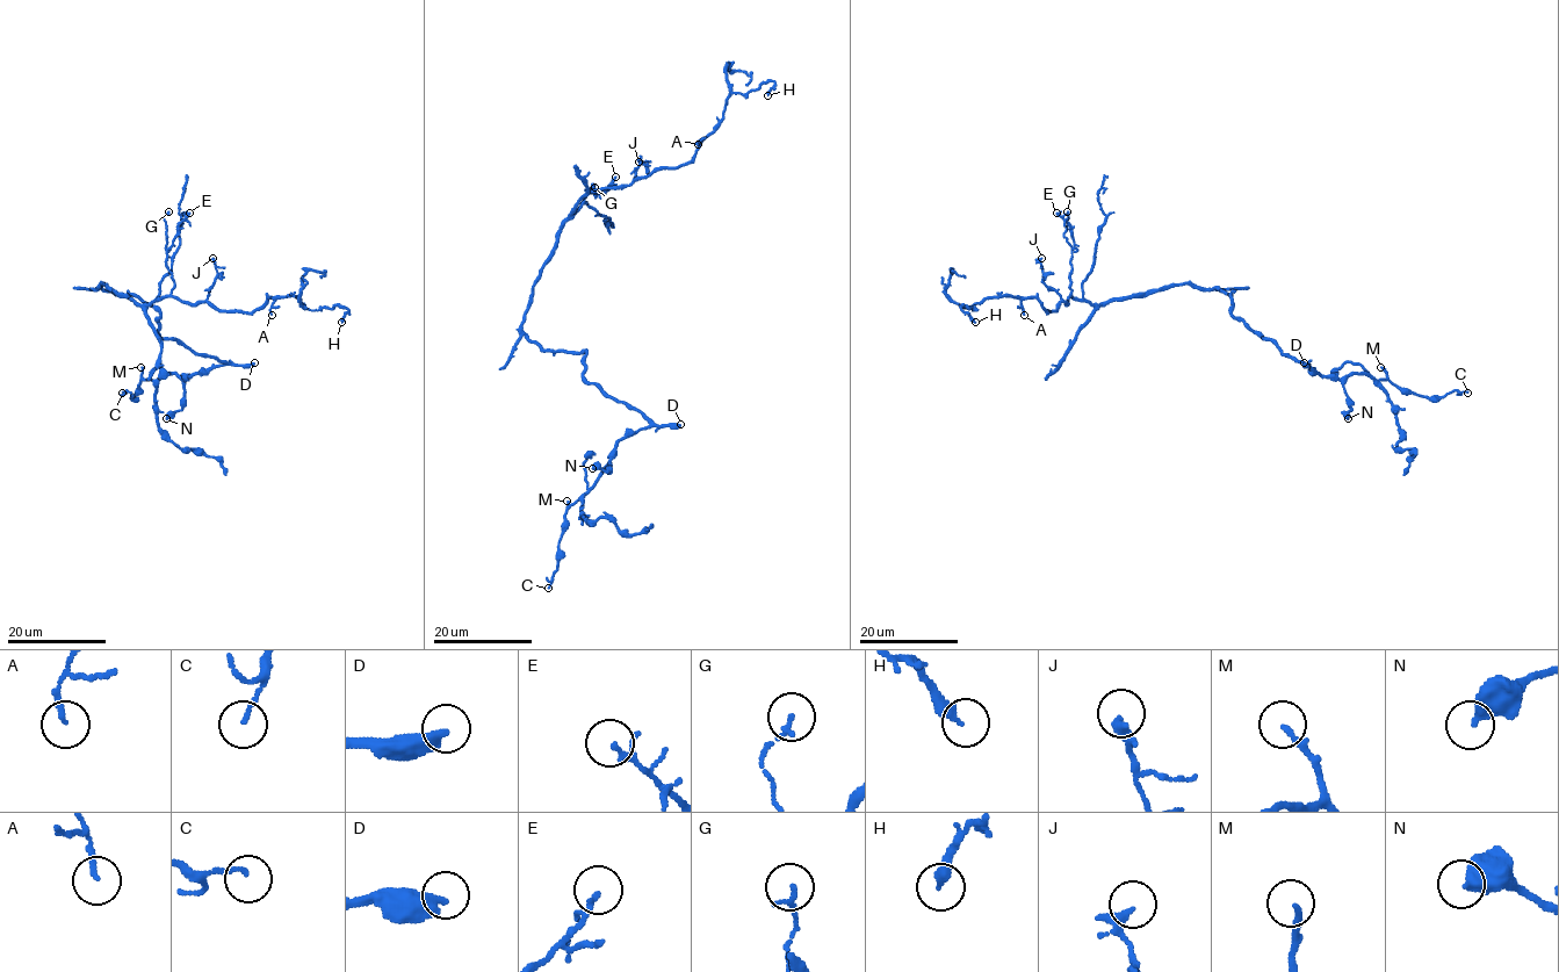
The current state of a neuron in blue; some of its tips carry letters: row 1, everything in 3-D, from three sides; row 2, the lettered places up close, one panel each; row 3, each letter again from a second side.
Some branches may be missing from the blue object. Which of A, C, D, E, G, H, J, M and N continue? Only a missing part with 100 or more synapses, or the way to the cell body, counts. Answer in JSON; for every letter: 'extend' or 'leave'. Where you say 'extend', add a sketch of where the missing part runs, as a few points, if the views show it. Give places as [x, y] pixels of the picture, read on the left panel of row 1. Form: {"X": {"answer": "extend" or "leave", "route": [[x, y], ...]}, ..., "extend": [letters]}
{"A": {"answer": "leave"}, "C": {"answer": "leave"}, "D": {"answer": "extend"}, "E": {"answer": "leave"}, "G": {"answer": "leave"}, "H": {"answer": "leave"}, "J": {"answer": "leave"}, "M": {"answer": "leave"}, "N": {"answer": "leave"}, "extend": ["D"]}

